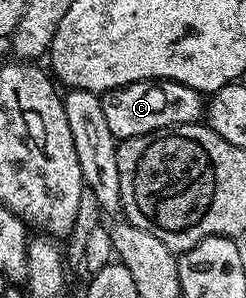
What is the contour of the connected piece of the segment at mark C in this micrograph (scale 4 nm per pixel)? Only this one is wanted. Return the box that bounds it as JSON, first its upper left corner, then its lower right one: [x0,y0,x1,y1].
[101,80,204,140]

